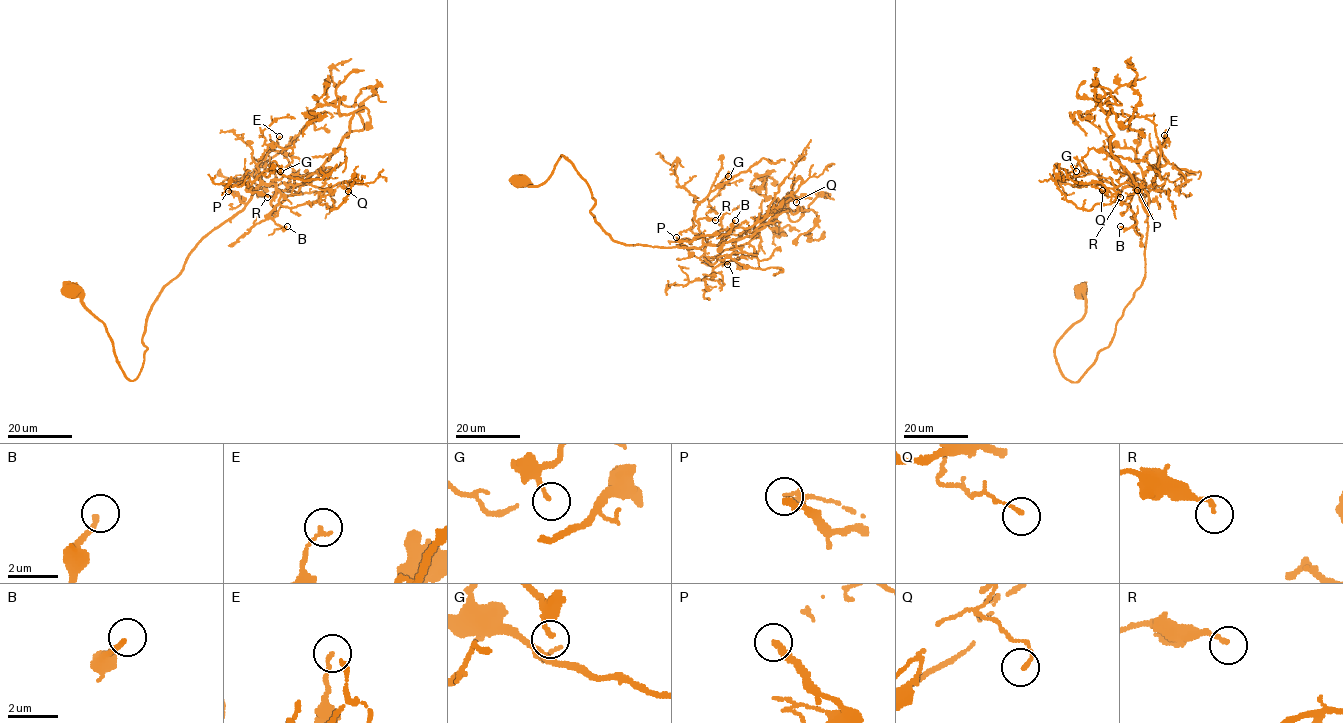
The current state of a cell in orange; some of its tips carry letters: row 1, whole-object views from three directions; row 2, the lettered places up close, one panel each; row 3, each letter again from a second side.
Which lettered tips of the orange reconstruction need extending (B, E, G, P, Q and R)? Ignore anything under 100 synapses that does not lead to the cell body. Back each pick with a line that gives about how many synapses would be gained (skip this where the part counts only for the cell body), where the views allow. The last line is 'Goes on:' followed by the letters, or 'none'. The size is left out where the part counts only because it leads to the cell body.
P: 110 syn
Goes on: P

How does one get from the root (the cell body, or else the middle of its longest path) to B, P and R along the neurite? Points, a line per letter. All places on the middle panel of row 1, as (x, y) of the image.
B: (519, 179), (541, 185), (563, 155), (591, 190), (594, 220), (624, 244), (720, 244), (735, 220)
P: (519, 179), (541, 185), (563, 155), (588, 183), (595, 201), (590, 212), (614, 240), (693, 248), (676, 237)
R: (519, 179), (541, 185), (563, 155), (591, 190), (594, 220), (624, 244), (698, 248), (698, 220), (715, 220)

